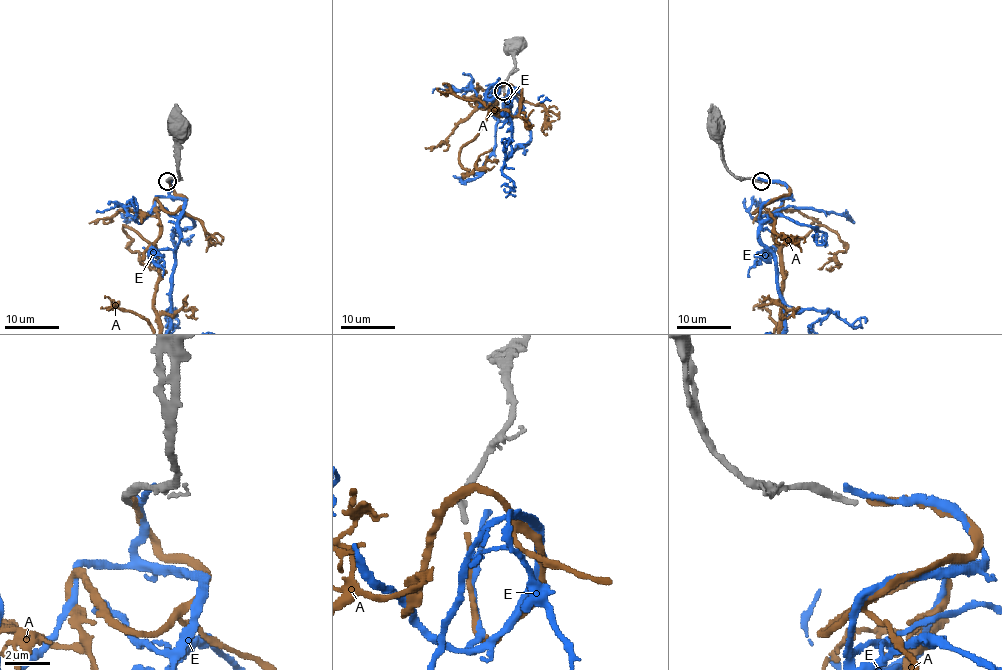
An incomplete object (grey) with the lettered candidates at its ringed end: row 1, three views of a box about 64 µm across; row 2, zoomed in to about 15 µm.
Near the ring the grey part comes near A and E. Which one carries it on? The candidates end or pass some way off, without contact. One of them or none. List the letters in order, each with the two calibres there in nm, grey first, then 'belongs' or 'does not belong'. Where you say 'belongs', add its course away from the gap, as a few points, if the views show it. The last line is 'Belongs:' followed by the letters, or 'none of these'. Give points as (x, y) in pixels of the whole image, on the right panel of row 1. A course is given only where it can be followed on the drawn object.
A: calibres 260 and 240 nm; belongs
E: calibres 260 and 320 nm; does not belong
Belongs: A

